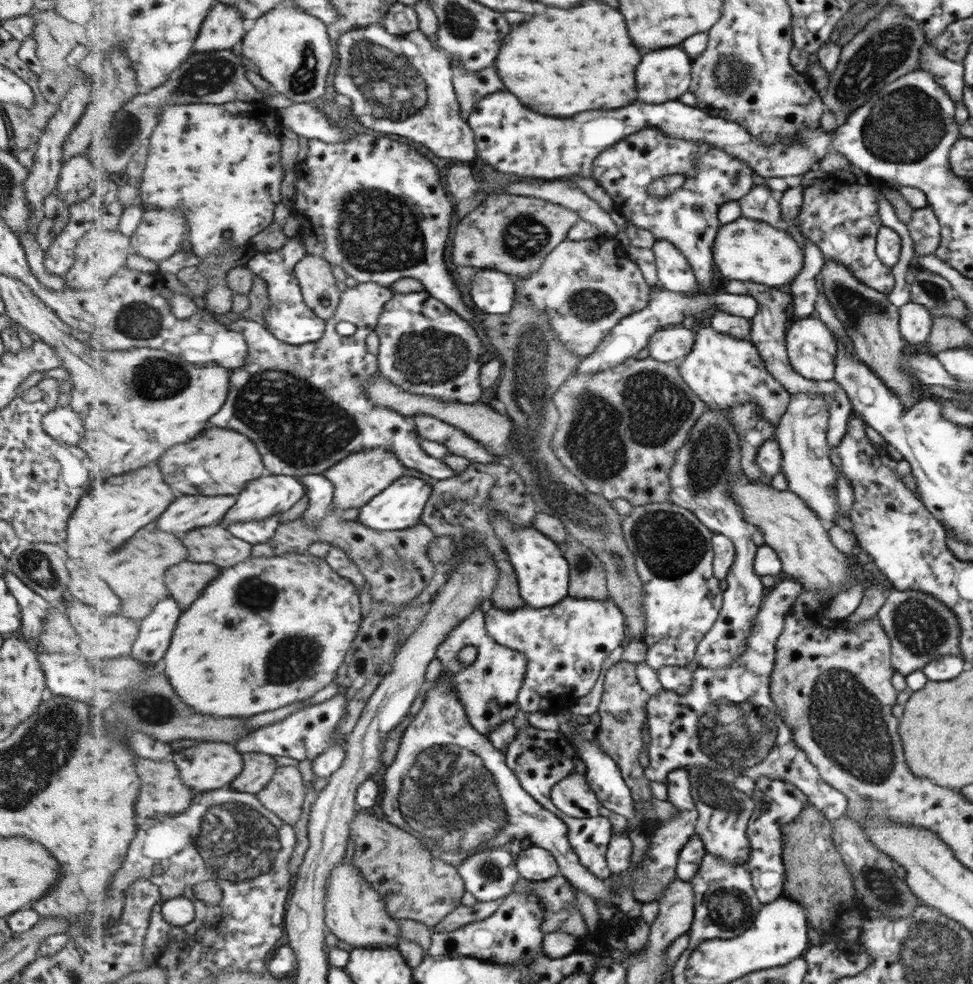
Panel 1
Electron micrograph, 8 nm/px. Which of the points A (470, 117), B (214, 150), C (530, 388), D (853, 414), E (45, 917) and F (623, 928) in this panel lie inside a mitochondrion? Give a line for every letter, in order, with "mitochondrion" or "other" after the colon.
A: other
B: other
C: mitochondrion
D: other
E: other
F: other

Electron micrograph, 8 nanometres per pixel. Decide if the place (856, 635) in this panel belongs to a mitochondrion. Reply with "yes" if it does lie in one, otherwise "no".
no

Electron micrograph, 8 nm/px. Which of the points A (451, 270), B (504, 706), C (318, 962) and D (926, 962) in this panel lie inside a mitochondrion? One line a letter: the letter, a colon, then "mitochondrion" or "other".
A: other
B: other
C: other
D: mitochondrion

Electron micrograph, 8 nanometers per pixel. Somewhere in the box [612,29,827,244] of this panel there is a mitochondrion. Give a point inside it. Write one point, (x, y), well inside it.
(732, 74)

